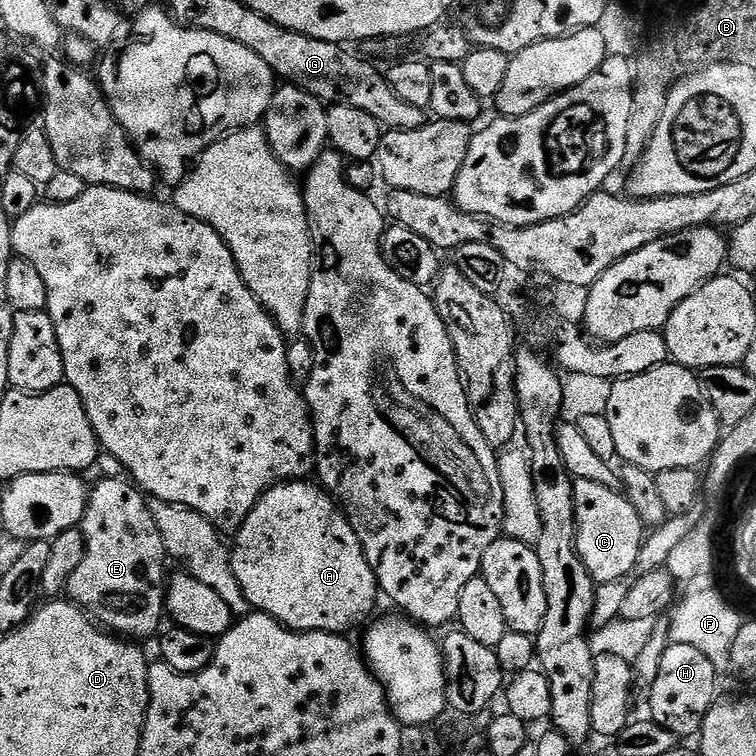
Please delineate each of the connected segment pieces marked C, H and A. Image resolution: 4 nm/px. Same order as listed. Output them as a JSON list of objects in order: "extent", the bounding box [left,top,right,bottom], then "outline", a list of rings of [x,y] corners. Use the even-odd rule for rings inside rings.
[{"extent":[575,481,646,584],"outline":[[[575,481],[576,549],[597,584],[622,580],[632,574],[638,562],[639,548],[644,544],[646,526],[638,518],[628,497],[616,488],[607,488],[598,482]]]},{"extent":[647,643,718,738],"outline":[[[669,643],[662,654],[662,666],[658,666],[658,678],[654,678],[652,687],[647,689],[650,719],[658,726],[670,730],[677,738],[684,736],[699,737],[700,727],[704,725],[706,714],[717,703],[716,680],[718,674],[710,666],[710,658],[694,646],[682,646]]]},{"extent":[231,479,378,634],"outline":[[[307,479],[289,480],[282,484],[276,484],[265,496],[260,497],[259,502],[250,510],[250,514],[244,519],[244,525],[240,531],[235,533],[236,545],[231,545],[232,569],[234,578],[238,578],[238,586],[242,586],[242,594],[252,603],[253,609],[257,612],[265,612],[270,618],[277,620],[285,628],[291,628],[294,632],[334,632],[337,634],[351,633],[351,628],[356,628],[376,608],[376,596],[378,597],[378,585],[376,575],[366,562],[366,554],[358,542],[358,534],[350,526],[350,522],[344,516],[339,504],[332,499],[329,493],[325,492],[319,483],[313,484]]]}]

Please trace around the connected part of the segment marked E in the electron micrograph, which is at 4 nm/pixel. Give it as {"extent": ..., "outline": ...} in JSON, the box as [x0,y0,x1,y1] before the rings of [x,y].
{"extent":[66,478,166,642],"outline":[[[104,478],[99,482],[101,484],[93,487],[88,494],[82,525],[85,554],[82,566],[70,574],[66,596],[71,603],[80,605],[101,628],[121,638],[144,642],[147,636],[155,637],[161,631],[160,623],[166,620],[166,553],[162,534],[158,534],[158,526],[154,526],[145,493],[135,484],[124,478]]]}

